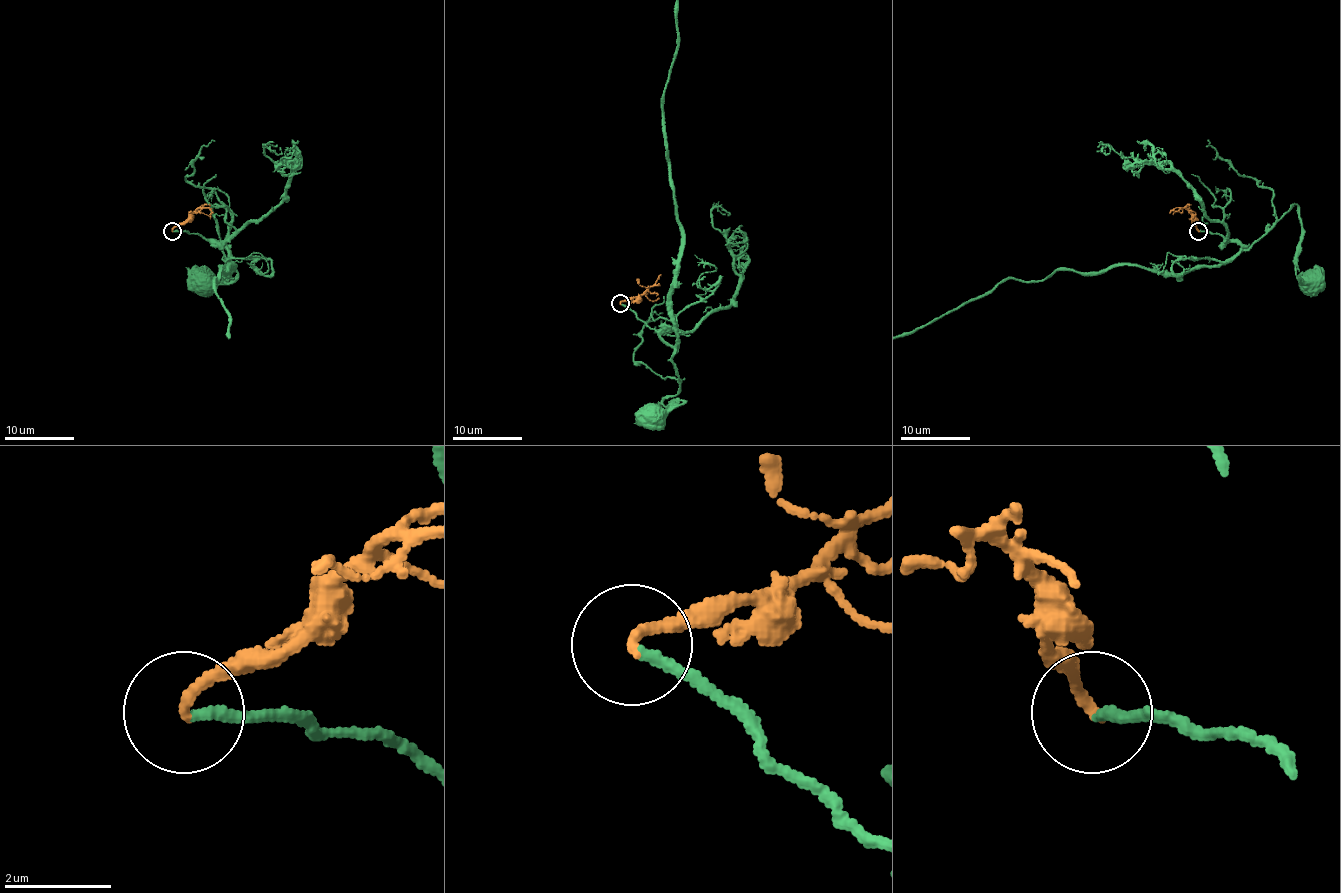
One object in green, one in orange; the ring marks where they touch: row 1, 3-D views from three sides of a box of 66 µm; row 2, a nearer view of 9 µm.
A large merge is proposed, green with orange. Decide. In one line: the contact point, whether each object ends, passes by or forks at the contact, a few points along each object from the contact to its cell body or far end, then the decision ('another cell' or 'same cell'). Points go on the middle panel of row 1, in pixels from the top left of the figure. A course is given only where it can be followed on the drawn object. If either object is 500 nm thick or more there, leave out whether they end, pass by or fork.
place (620, 303); green ends; orange ends; course green (620, 303), (674, 349), (672, 363), (679, 391), (660, 403), (665, 407), (684, 402), (650, 415); course orange (620, 303), (636, 301), (660, 275); same cell

